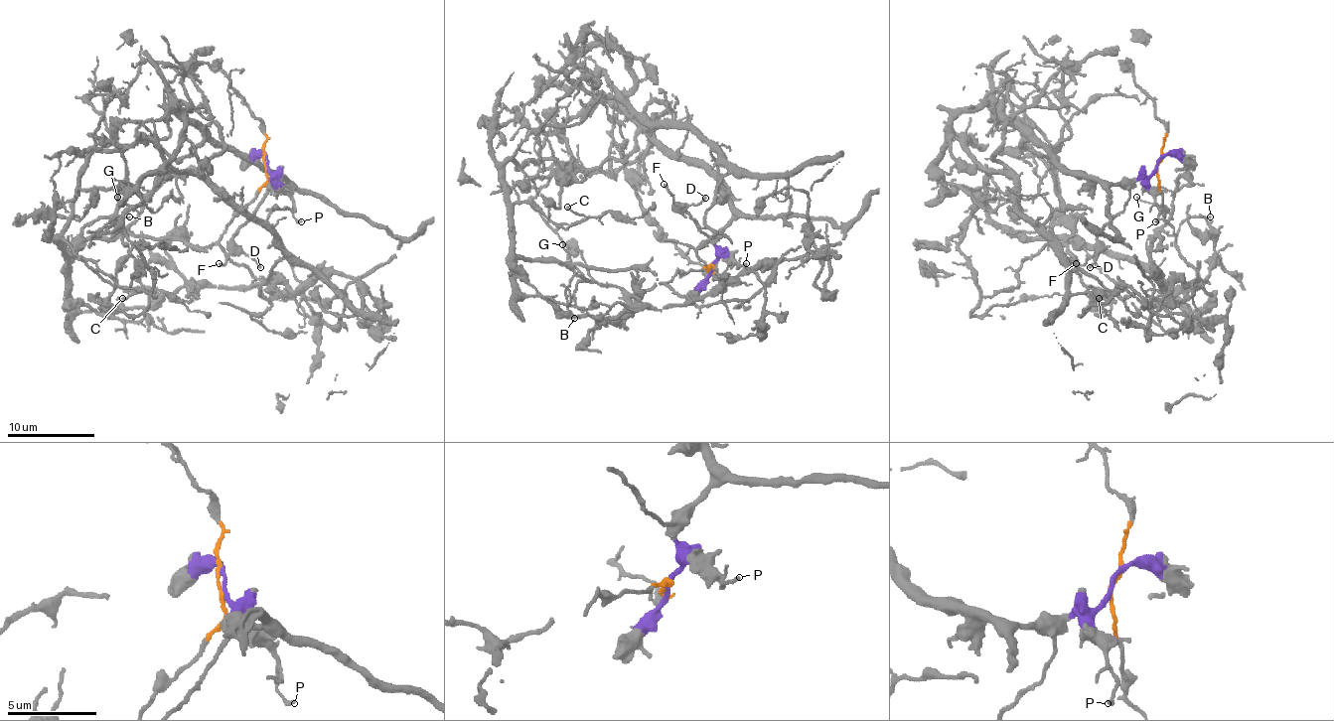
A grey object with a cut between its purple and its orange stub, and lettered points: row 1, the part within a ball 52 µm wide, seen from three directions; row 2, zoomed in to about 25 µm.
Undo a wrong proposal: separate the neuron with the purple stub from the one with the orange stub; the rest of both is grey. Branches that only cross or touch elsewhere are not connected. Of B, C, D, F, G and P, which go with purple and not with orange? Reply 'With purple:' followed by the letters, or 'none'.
With purple: D, F, P

